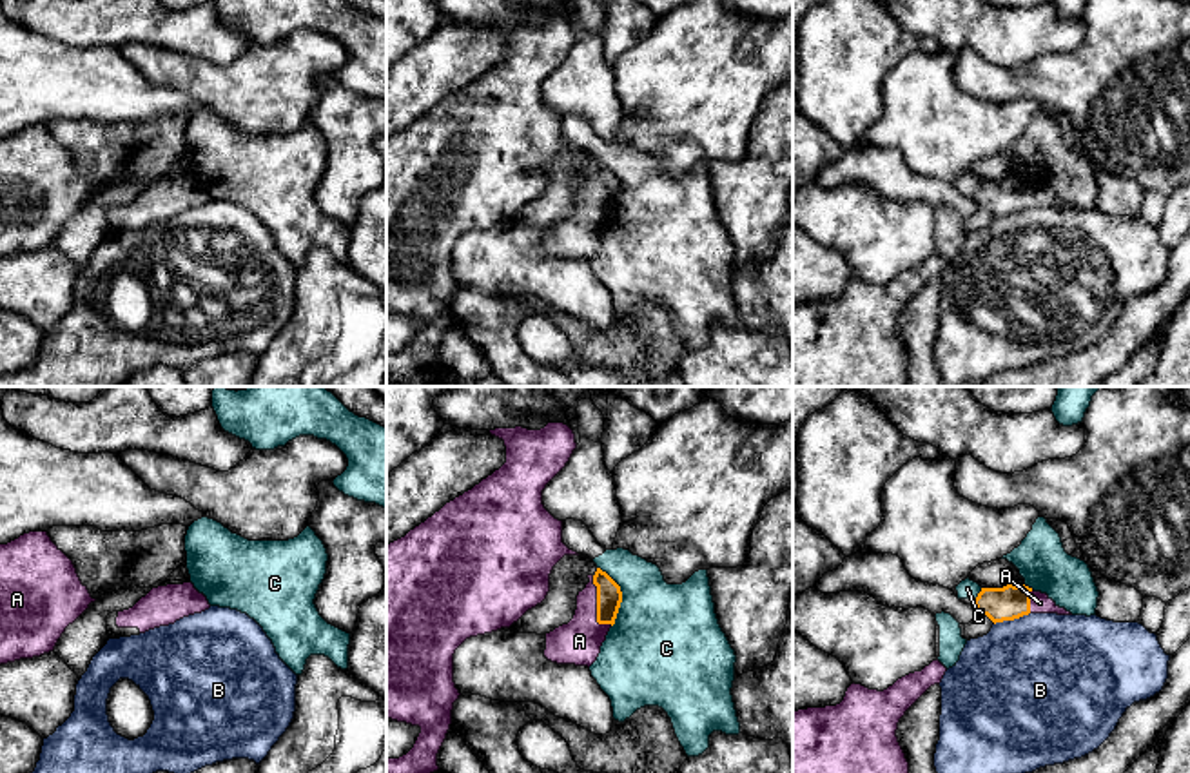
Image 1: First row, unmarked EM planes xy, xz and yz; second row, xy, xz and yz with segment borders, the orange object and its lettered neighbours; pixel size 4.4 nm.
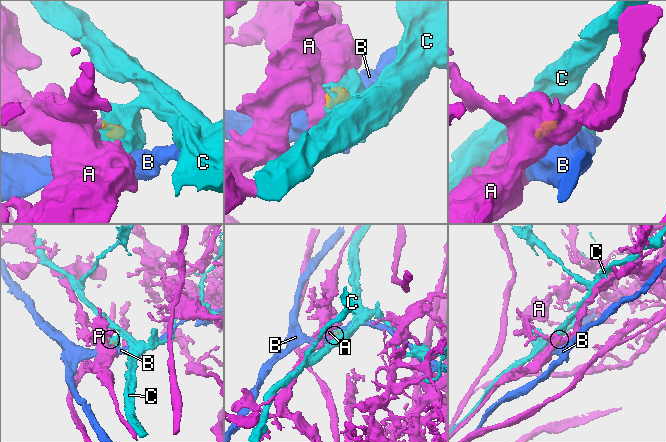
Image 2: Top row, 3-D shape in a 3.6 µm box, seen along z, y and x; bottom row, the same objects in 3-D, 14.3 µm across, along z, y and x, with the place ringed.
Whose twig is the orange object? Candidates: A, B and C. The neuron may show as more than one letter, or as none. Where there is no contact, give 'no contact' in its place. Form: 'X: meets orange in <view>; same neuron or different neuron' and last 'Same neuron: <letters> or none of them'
A: meets orange in xz; same neuron
B: meets orange in yz; different neuron
C: meets orange in xz; different neuron
Same neuron: A

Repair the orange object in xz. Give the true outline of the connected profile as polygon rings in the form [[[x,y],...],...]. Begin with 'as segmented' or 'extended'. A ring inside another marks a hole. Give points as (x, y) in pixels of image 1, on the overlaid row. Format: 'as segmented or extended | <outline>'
extended | [[[600,568],[577,595],[577,610],[568,624],[546,633],[544,657],[557,664],[591,666],[610,628],[615,624],[622,592]]]

